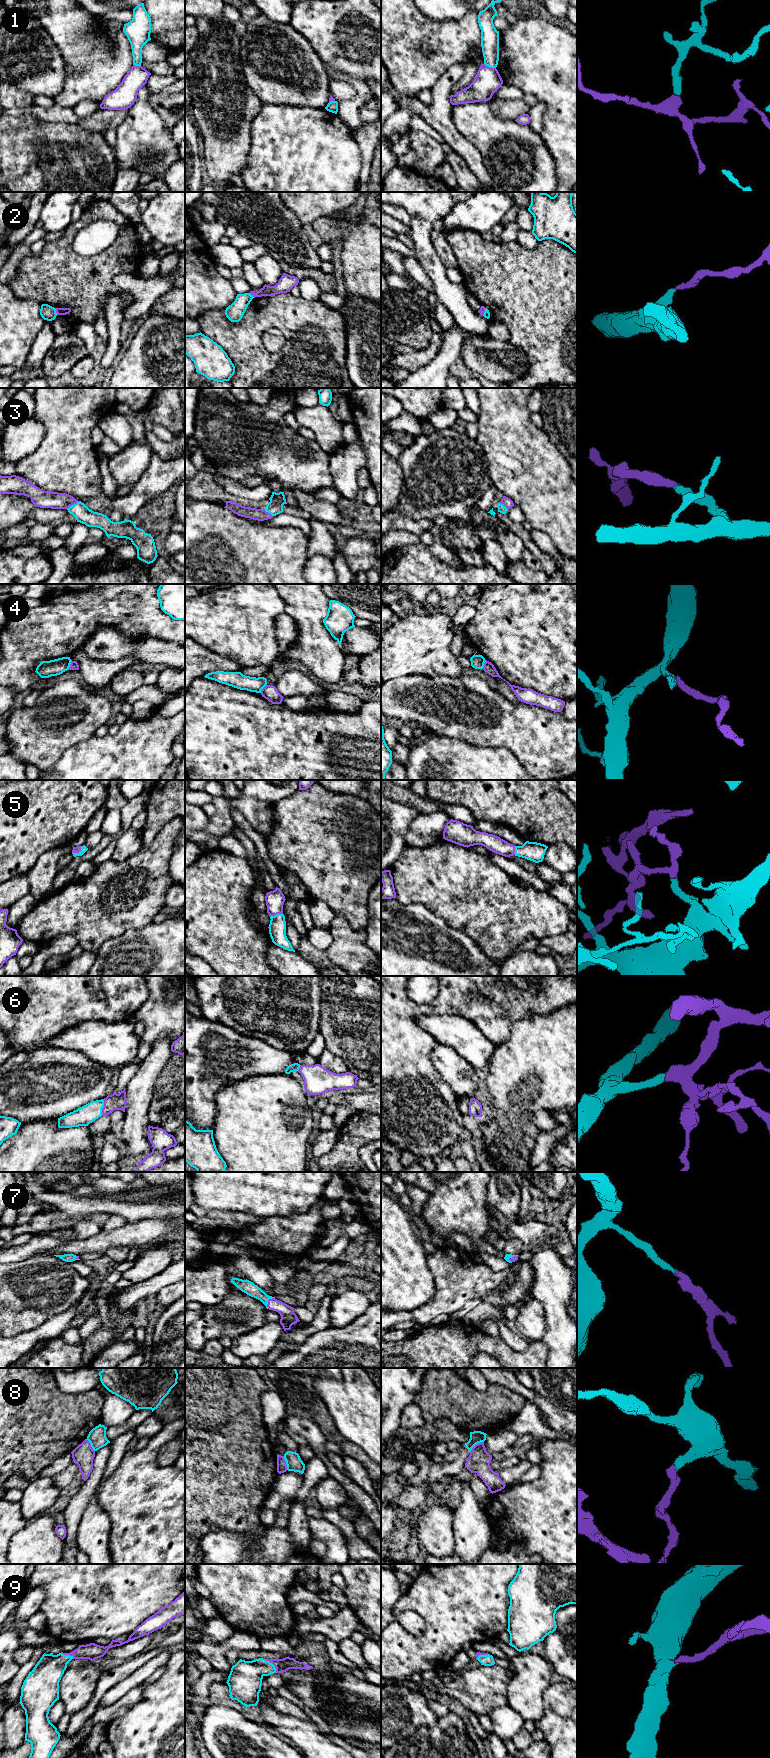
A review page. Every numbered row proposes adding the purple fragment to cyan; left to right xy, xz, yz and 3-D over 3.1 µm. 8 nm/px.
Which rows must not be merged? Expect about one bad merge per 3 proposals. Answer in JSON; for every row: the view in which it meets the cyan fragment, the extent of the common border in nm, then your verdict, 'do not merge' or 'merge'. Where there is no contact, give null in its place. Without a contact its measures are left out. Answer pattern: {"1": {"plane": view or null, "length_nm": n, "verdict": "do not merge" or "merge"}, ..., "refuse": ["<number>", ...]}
{"1": {"plane": "yz", "length_nm": 100, "verdict": "do not merge"}, "2": {"plane": "xy", "length_nm": 60, "verdict": "merge"}, "3": {"plane": "xy", "length_nm": 120, "verdict": "merge"}, "4": {"plane": "xy", "length_nm": 80, "verdict": "do not merge"}, "5": {"plane": "xz", "length_nm": 110, "verdict": "merge"}, "6": {"plane": "xy", "length_nm": 140, "verdict": "merge"}, "7": {"plane": "xz", "length_nm": 110, "verdict": "merge"}, "8": {"plane": "yz", "length_nm": 140, "verdict": "do not merge"}, "9": {"plane": "xz", "length_nm": 150, "verdict": "merge"}, "refuse": ["1", "4", "8"]}

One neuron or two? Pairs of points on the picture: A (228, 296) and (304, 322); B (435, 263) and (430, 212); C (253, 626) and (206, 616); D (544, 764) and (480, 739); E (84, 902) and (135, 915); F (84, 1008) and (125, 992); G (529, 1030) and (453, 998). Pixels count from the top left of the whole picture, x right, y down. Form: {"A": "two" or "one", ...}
{"A": "two", "B": "one", "C": "one", "D": "one", "E": "one", "F": "one", "G": "two"}

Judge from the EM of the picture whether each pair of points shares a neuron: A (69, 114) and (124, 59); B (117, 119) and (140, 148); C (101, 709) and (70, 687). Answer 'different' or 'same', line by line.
A: different
B: different
C: same

